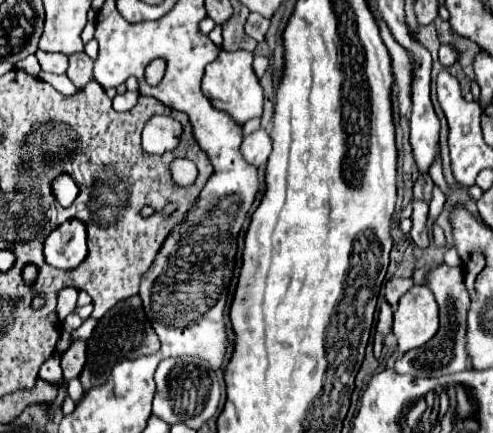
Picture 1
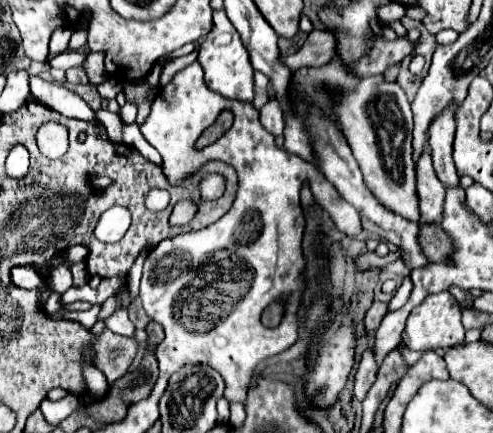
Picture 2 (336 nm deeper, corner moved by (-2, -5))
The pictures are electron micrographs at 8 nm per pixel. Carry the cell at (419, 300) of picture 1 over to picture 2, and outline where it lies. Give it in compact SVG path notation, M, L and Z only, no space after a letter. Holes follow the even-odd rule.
M439 292L427 296L407 318L407 326L403 330L403 342L409 350L435 350L435 348L451 348L465 340L465 328L461 324L461 308L455 304L455 298L449 292Z

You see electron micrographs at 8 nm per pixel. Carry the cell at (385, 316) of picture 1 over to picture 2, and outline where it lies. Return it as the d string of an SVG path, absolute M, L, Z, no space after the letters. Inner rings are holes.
M365 350L361 356L361 362L357 366L355 372L355 386L353 386L353 394L357 400L365 400L367 390L373 386L375 382L375 374L377 374L377 364L371 356L371 350Z

